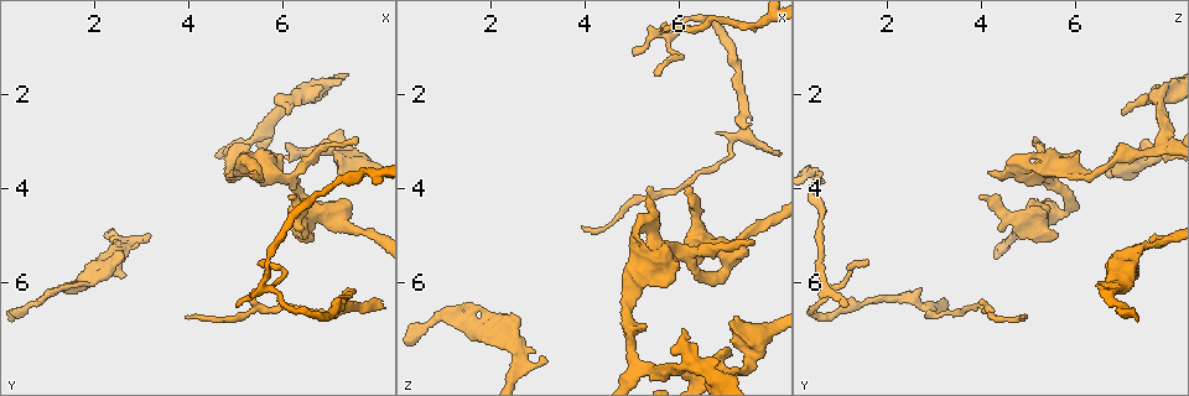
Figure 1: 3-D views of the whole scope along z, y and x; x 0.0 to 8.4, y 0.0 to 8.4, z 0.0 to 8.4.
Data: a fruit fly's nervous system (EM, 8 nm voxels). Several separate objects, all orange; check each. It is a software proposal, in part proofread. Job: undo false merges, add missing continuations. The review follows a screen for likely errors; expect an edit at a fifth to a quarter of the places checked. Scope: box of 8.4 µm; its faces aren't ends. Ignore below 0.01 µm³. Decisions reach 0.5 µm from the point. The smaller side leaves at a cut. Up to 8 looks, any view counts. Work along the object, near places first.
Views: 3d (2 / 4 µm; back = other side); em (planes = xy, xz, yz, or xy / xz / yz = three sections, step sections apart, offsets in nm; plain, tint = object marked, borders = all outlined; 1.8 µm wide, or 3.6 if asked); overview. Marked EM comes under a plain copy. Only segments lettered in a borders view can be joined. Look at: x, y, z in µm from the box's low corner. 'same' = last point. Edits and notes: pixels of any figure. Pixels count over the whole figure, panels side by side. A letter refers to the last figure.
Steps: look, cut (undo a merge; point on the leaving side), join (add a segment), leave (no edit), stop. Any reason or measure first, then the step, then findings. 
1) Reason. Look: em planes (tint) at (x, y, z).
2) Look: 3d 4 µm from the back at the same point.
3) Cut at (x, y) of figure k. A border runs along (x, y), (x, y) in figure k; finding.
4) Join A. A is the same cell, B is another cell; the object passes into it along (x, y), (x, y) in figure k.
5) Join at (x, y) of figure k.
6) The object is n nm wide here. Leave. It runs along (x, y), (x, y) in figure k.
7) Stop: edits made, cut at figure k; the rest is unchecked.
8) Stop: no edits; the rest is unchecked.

An open end. Look: 3d 2 µm at (7.05, 3.10, 7.45).

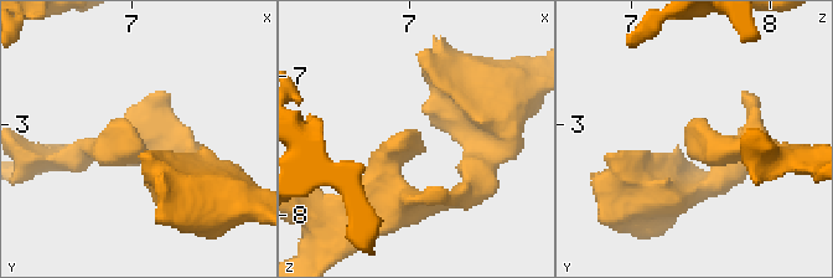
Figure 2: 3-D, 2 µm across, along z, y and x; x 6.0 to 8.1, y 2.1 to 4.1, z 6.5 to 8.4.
The arms are 190, 220 nm wide. Look: em xz step 4 (borders) at (7.06, 3.16, 7.42).

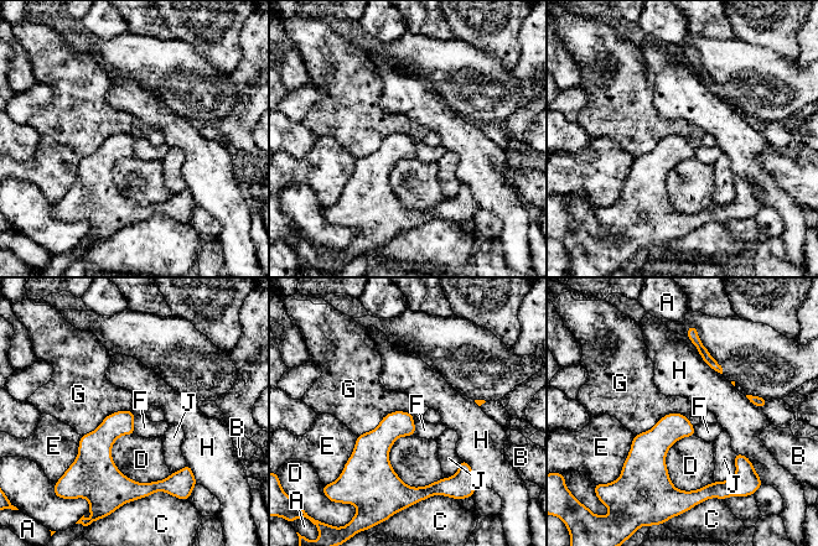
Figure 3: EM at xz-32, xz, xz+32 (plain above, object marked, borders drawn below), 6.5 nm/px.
Cut it another way. Look: em planes (borders) at the same point.

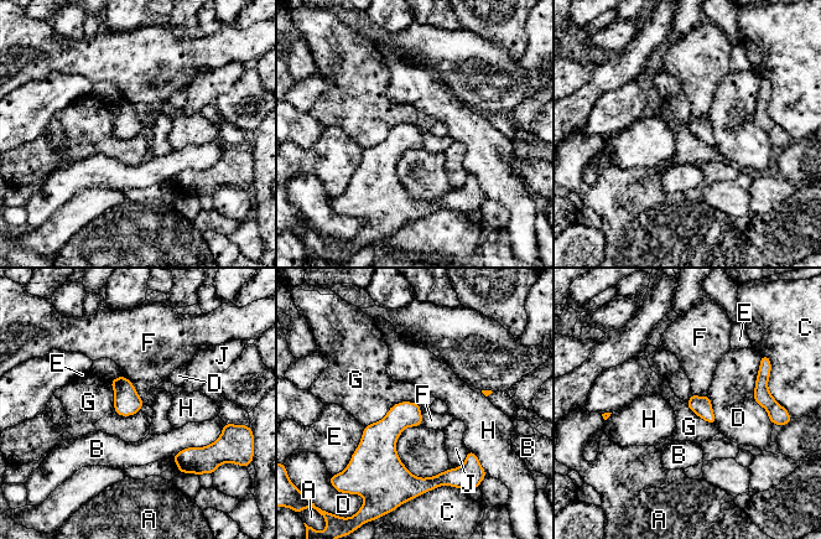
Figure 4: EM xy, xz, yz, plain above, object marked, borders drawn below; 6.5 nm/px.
Leave. A, B, C, D, E, F, G, H and J are other cells; a border runs along (417, 402), (398, 402), (364, 426) in figure 4; none of them fits.

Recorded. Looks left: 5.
Look: 3d 2 µm at (2.60, 5.25, 7.70).

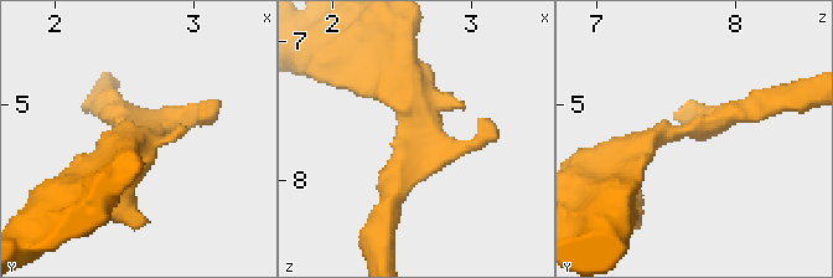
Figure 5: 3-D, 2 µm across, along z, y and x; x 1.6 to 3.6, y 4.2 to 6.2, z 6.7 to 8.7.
Need the tissue. Look: em xz step 16 (tint) at (2.62, 5.20, 7.66).

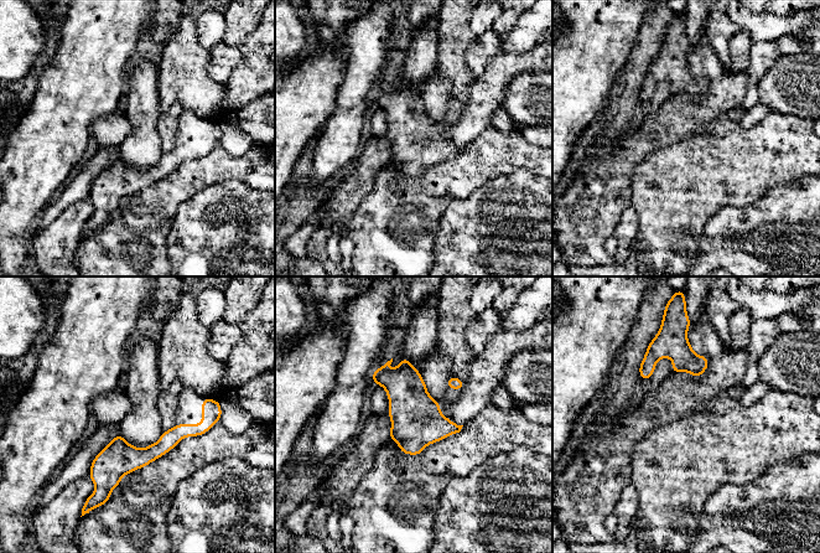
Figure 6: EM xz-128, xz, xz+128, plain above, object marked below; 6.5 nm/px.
Look: em xz step 16 (borders) at the same point.

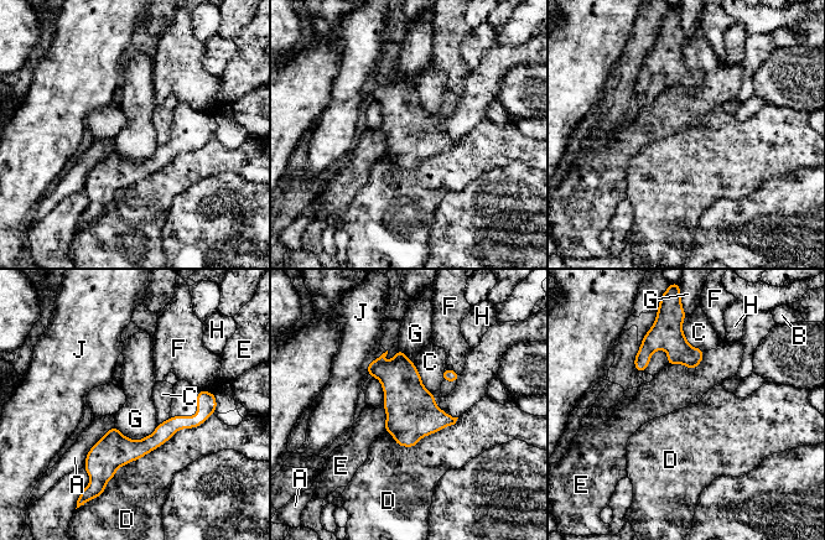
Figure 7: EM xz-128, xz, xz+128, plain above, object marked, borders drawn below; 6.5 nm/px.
Leave. A, B, C, D, E, F, G, H and J are other cells; a border runs along (704, 352), (695, 368), (667, 365) in figure 7; continuous, no second neuron.

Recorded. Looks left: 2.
Branch stops here. Look: em 3.6 µm planes (borders) at (7.55, 2.95, 5.10).

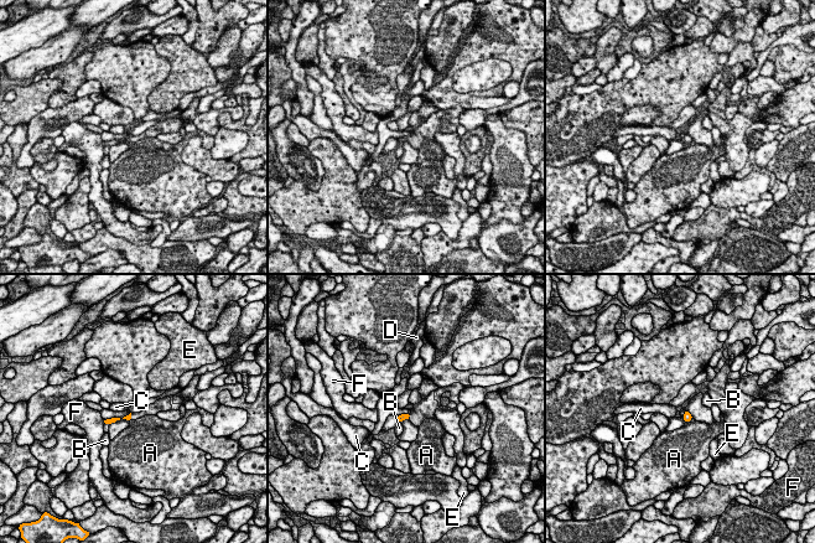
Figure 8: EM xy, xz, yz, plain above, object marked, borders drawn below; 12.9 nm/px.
The longest contact is with E, 140 nm. Leave. A, B, C, D, E and F are other cells; a border runs along (409, 418), (400, 422) in figure 8; none of them fits.

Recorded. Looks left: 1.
Stop: no edits; the rest is unchecked.

